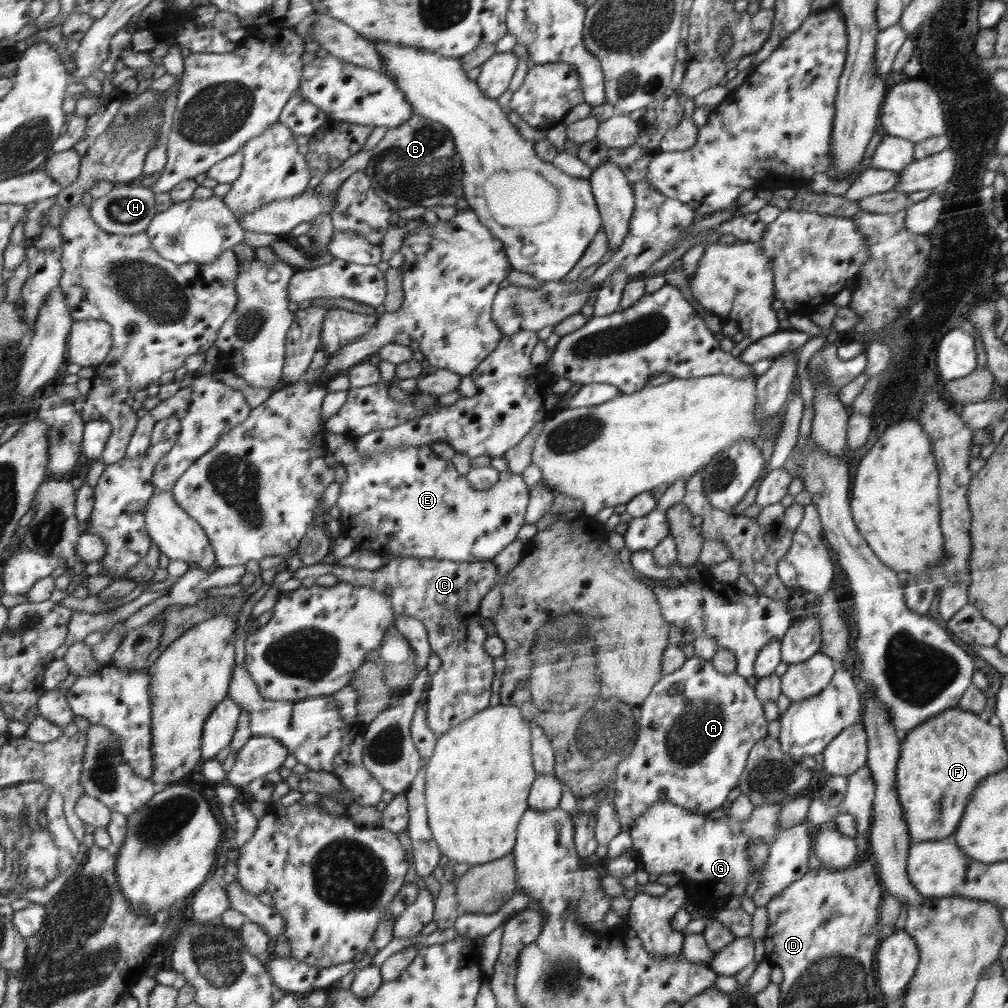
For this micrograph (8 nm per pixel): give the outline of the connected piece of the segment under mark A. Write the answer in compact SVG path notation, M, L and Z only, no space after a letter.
M698 655L687 658L673 673L663 675L642 702L640 710L635 748L615 771L614 809L622 830L628 830L636 819L664 797L672 804L706 818L726 802L728 794L742 778L750 750L768 734L768 722L760 700L754 696L754 687L750 688L738 671L734 674L721 673L711 660Z

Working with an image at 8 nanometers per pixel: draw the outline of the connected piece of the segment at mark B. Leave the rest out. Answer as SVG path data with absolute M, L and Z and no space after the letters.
M413 115L408 122L396 126L396 128L386 130L384 137L372 149L372 158L363 171L374 182L375 192L389 205L394 216L398 216L398 210L402 210L402 208L420 206L428 209L435 207L449 194L459 193L462 189L462 178L464 178L462 159L456 153L454 139L452 139L449 129L443 124L417 115Z

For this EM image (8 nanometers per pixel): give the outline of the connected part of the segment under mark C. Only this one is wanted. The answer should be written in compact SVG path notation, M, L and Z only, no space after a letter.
M394 557L387 565L377 570L358 569L352 567L336 566L334 564L316 563L316 564L293 564L293 578L303 580L309 576L319 578L324 574L337 576L339 581L345 584L368 587L375 589L378 593L384 594L390 600L395 610L395 615L406 615L423 621L427 630L427 636L430 638L431 649L436 656L440 656L440 667L436 674L429 678L428 693L424 700L426 710L427 728L437 737L451 731L462 722L466 722L480 711L488 708L490 702L490 684L494 676L494 666L492 666L492 656L484 648L489 635L480 626L478 610L480 602L484 596L499 583L499 568L489 560L480 560L478 562L458 562L454 560L436 560L428 558L414 557Z

